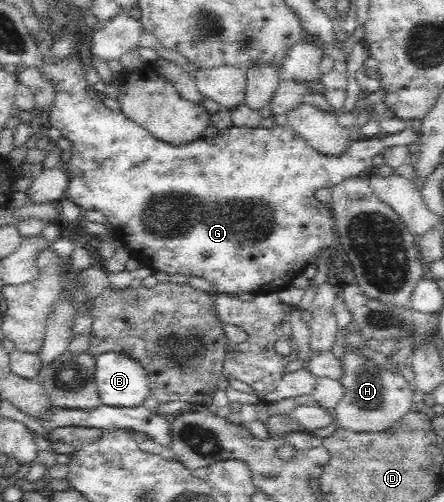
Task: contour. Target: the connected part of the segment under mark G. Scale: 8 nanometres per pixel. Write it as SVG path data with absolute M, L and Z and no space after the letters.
M82 39L74 46L66 56L56 58L52 54L52 47L48 50L48 54L40 53L40 61L35 68L40 72L40 75L54 87L55 102L50 112L46 114L49 118L51 126L58 129L62 133L62 137L70 140L72 148L70 148L70 160L60 164L60 168L65 171L68 186L65 192L65 198L74 202L78 206L81 213L87 210L98 210L107 222L112 226L112 233L114 239L120 241L123 246L130 252L130 256L135 258L141 267L150 267L154 271L166 272L172 274L184 274L187 277L196 276L196 278L204 278L212 285L213 294L216 293L230 293L240 294L243 292L256 293L273 293L288 284L298 274L301 274L303 269L312 262L316 256L328 252L329 249L335 248L335 233L333 232L332 217L328 206L321 203L315 198L316 190L324 187L329 187L334 184L349 179L356 179L366 175L366 168L372 166L372 158L381 153L381 150L388 145L404 145L407 146L412 143L417 143L420 138L420 128L416 124L408 124L402 132L394 133L392 135L383 134L373 138L362 138L353 141L350 146L350 152L344 156L320 156L316 154L308 143L300 138L296 130L286 122L279 123L279 126L270 126L270 128L240 128L232 126L232 128L220 130L216 136L210 136L195 140L188 146L172 146L166 144L164 141L158 140L150 135L144 128L141 128L134 120L131 120L127 114L120 110L112 110L108 106L104 106L102 95L98 94L93 86L88 84L84 66L89 60L88 43Z

